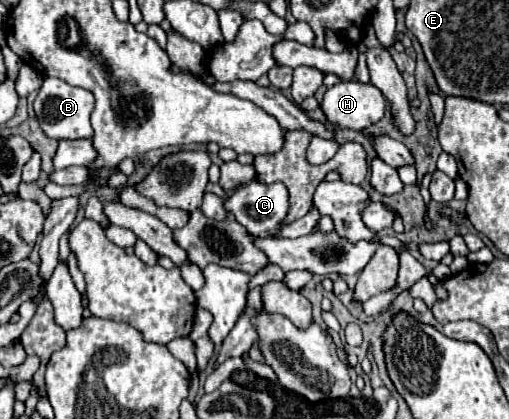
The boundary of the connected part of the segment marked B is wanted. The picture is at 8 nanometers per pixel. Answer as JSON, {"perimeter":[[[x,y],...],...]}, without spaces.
{"perimeter":[[[45,77],[37,97],[35,97],[35,115],[41,123],[41,129],[51,139],[89,139],[93,137],[93,127],[89,123],[93,111],[93,95],[81,87],[73,87],[57,77]]]}

